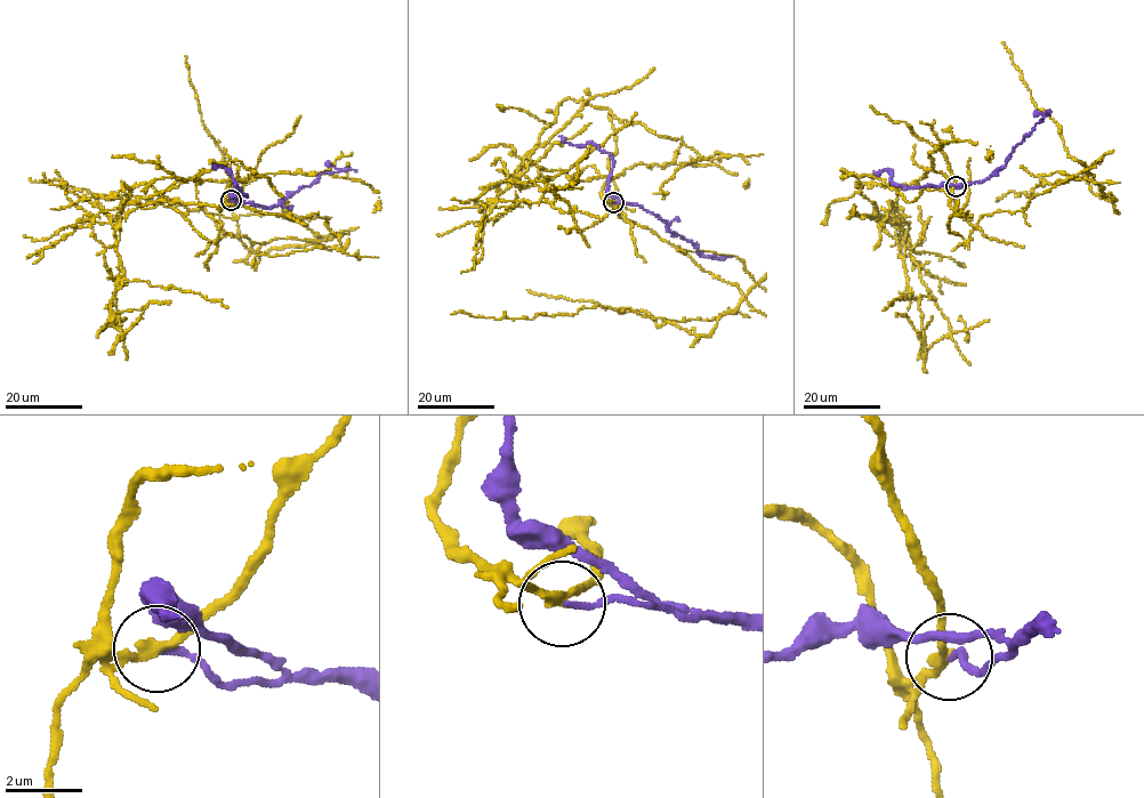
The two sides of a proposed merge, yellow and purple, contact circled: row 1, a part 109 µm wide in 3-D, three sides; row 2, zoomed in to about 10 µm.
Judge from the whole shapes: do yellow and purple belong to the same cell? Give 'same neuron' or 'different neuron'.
different neuron

